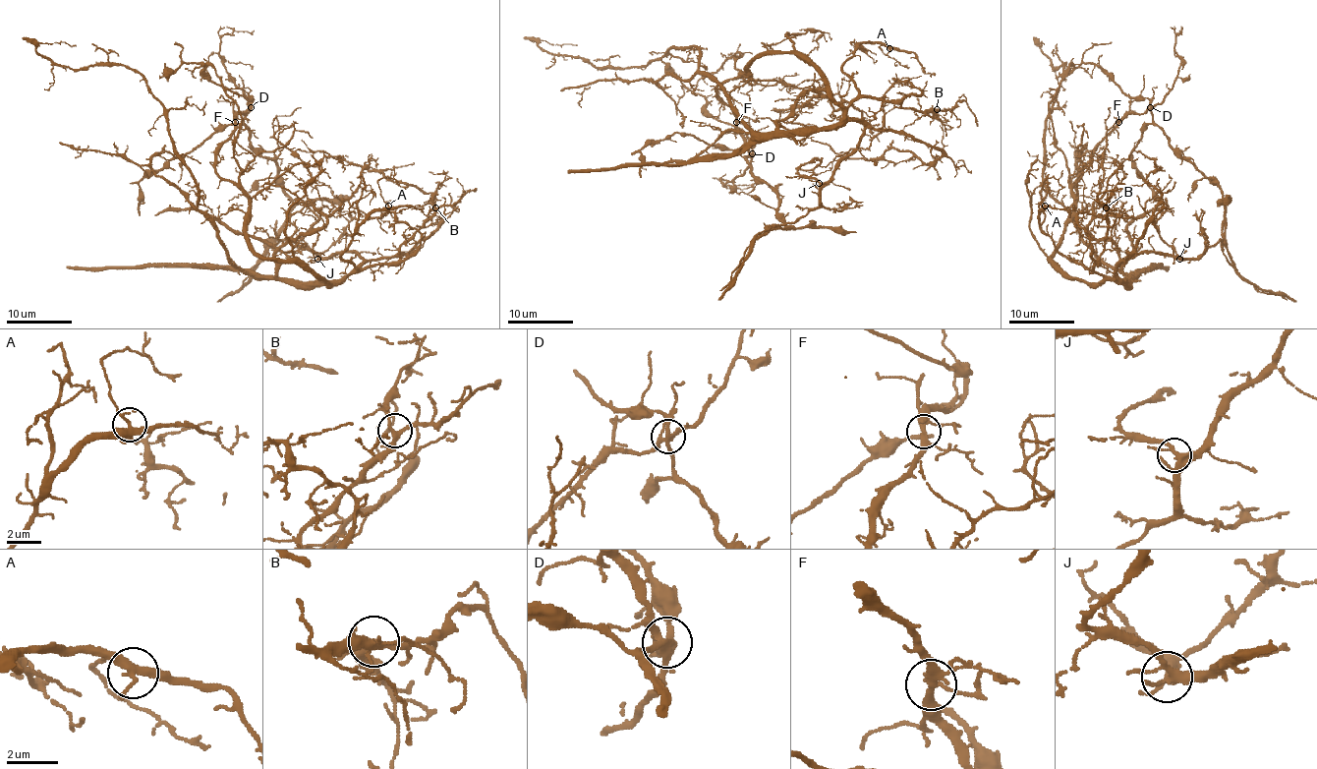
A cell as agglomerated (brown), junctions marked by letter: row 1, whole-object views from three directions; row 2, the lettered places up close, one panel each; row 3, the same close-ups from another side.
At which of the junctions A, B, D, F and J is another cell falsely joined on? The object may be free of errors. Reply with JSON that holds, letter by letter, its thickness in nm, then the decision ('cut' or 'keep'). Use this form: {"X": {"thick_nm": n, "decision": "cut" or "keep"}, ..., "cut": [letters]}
{"A": {"thick_nm": 300, "decision": "keep"}, "B": {"thick_nm": 220, "decision": "keep"}, "D": {"thick_nm": 280, "decision": "cut"}, "F": {"thick_nm": 260, "decision": "keep"}, "J": {"thick_nm": 320, "decision": "keep"}, "cut": ["D"]}

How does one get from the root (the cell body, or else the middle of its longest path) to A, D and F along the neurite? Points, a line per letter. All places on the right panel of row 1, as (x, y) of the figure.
A: (1122, 279), (1106, 279), (1062, 255), (1042, 229), (1040, 210), (1045, 206)
D: (1122, 279), (1073, 279), (1050, 255), (1073, 210), (1073, 186), (1091, 151), (1128, 114), (1143, 114), (1150, 107)
F: (1122, 279), (1096, 283), (1073, 279), (1050, 260), (1074, 206), (1073, 186), (1093, 148), (1118, 122)

